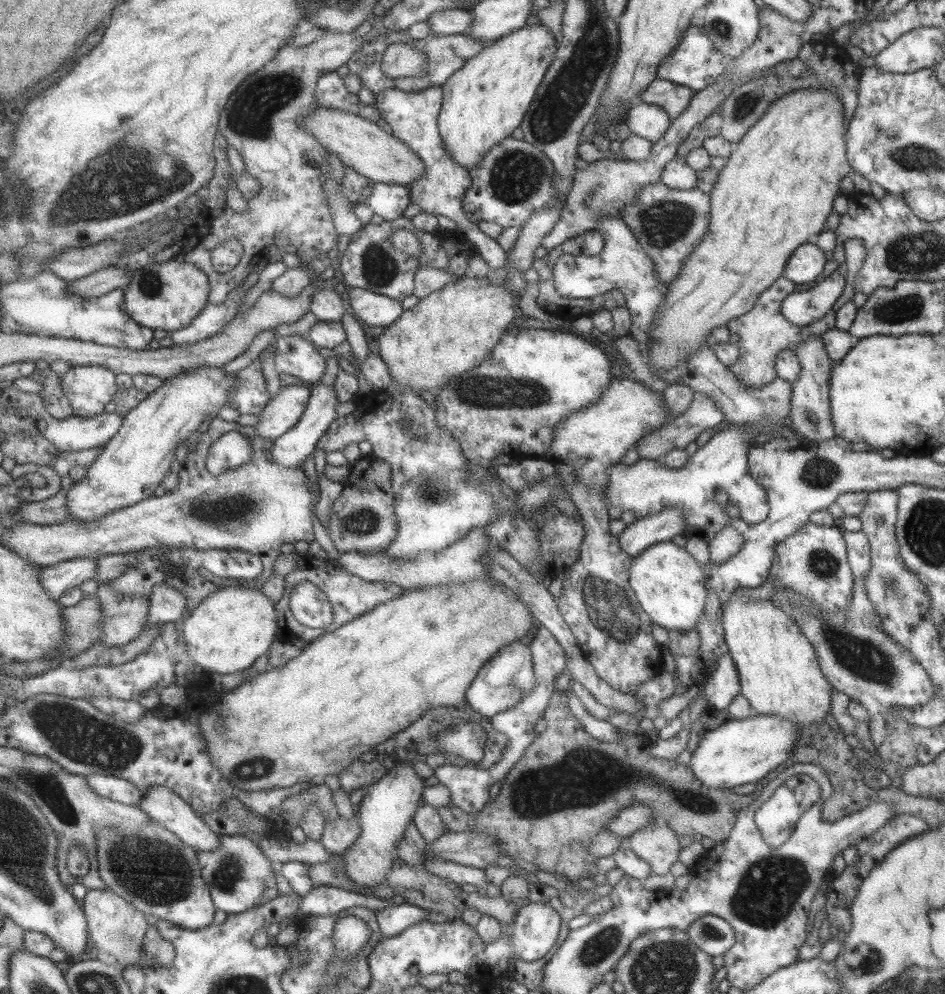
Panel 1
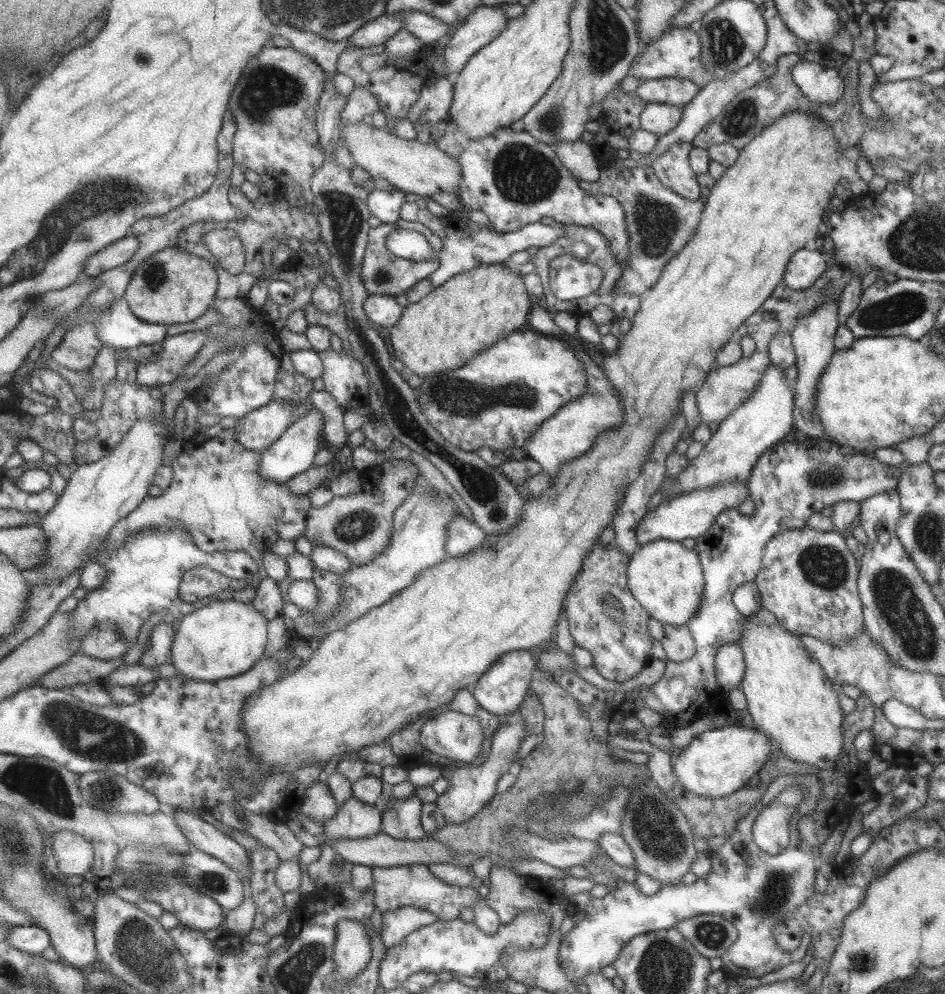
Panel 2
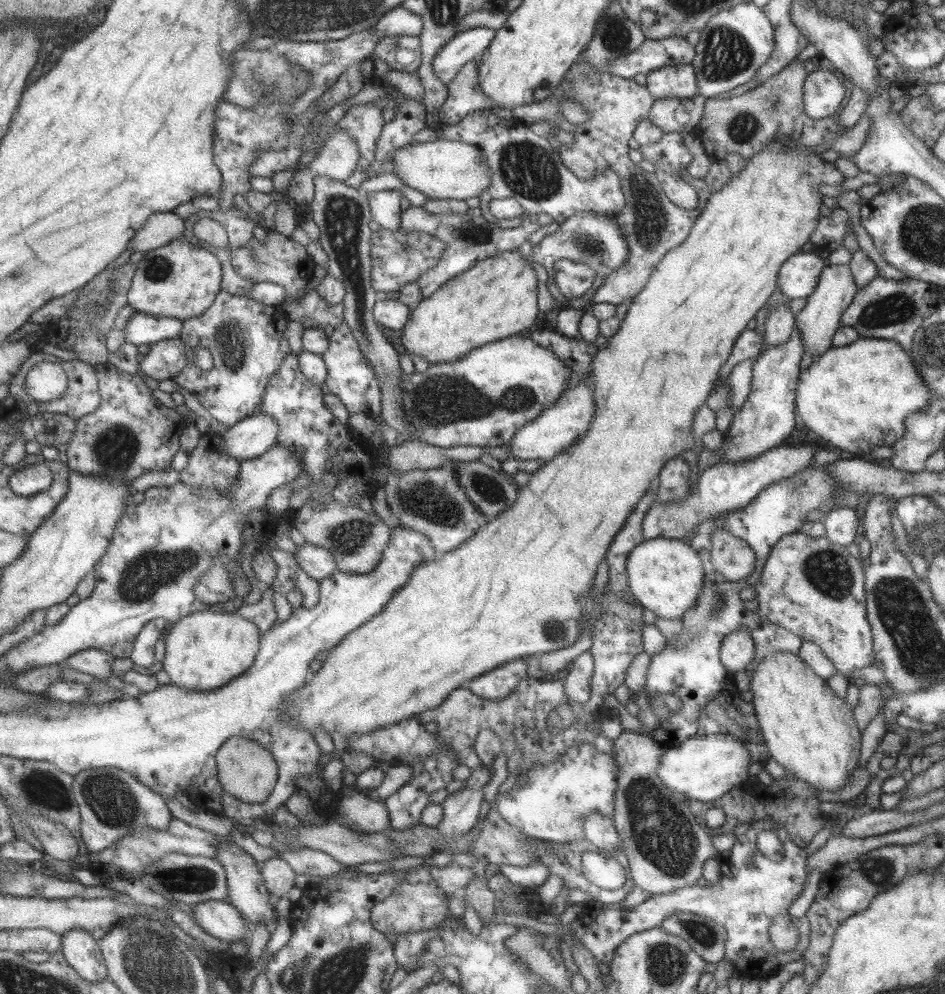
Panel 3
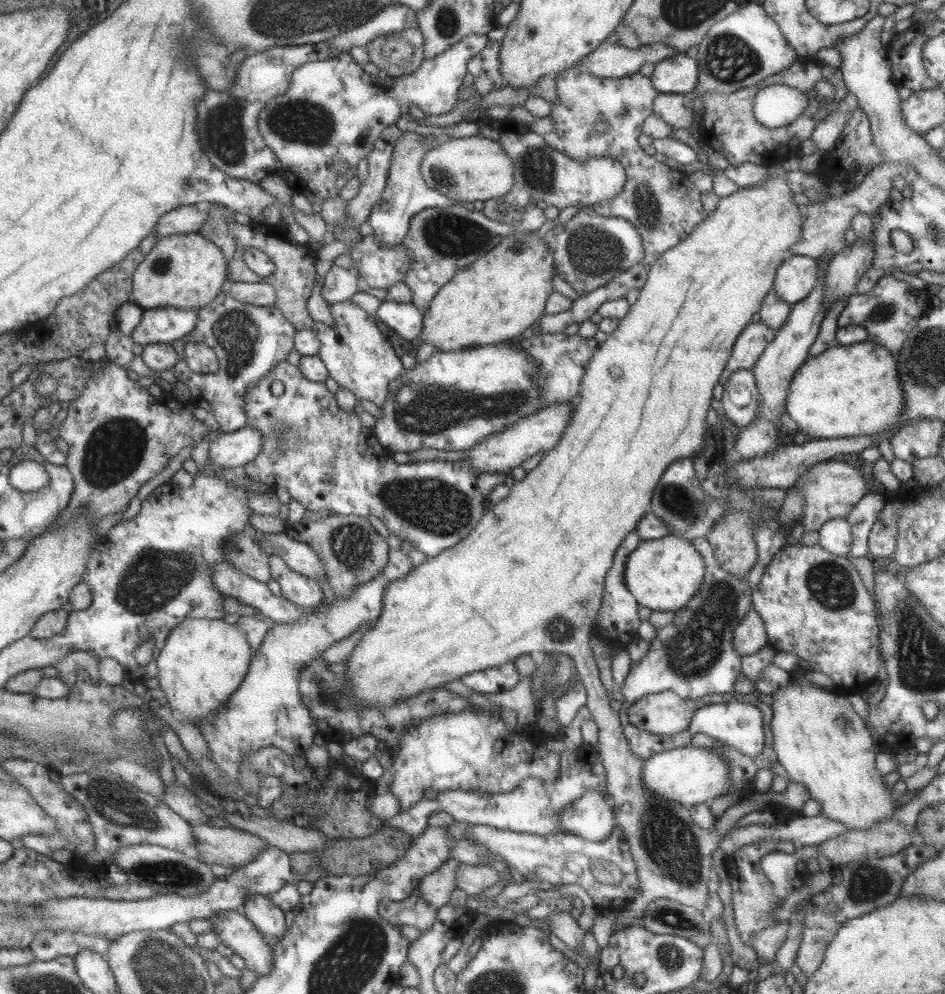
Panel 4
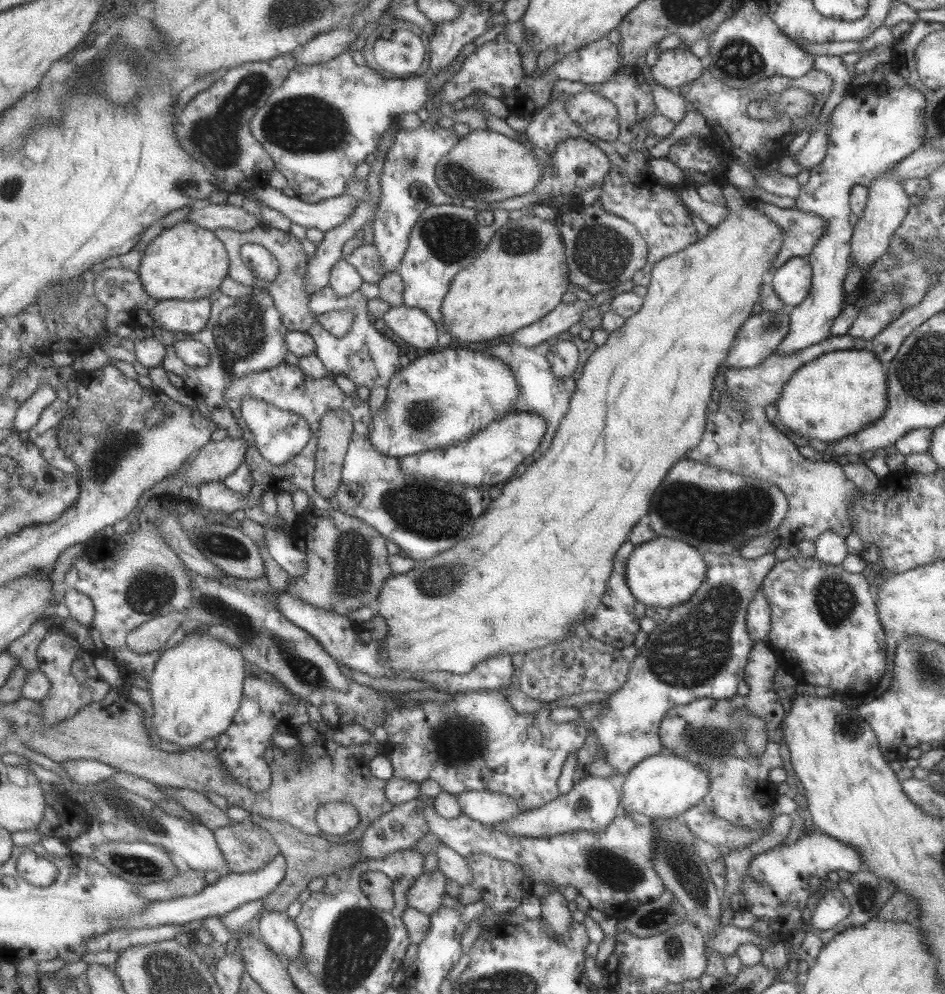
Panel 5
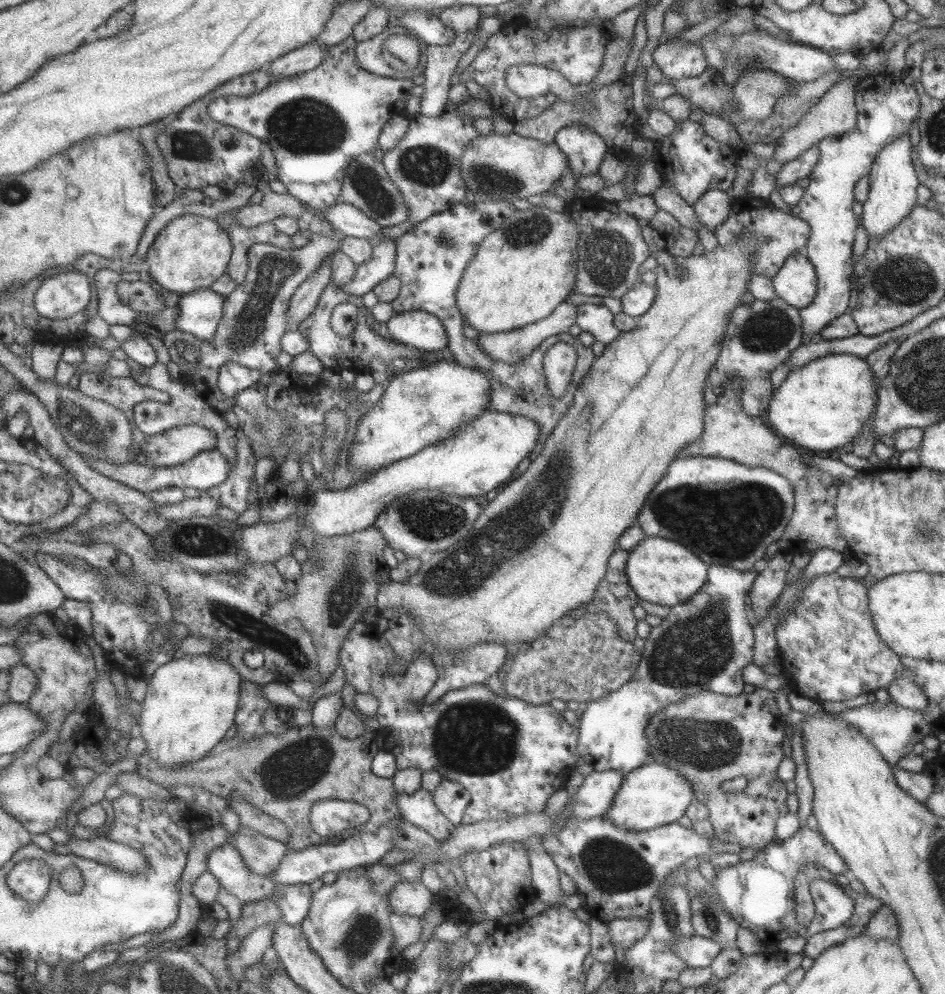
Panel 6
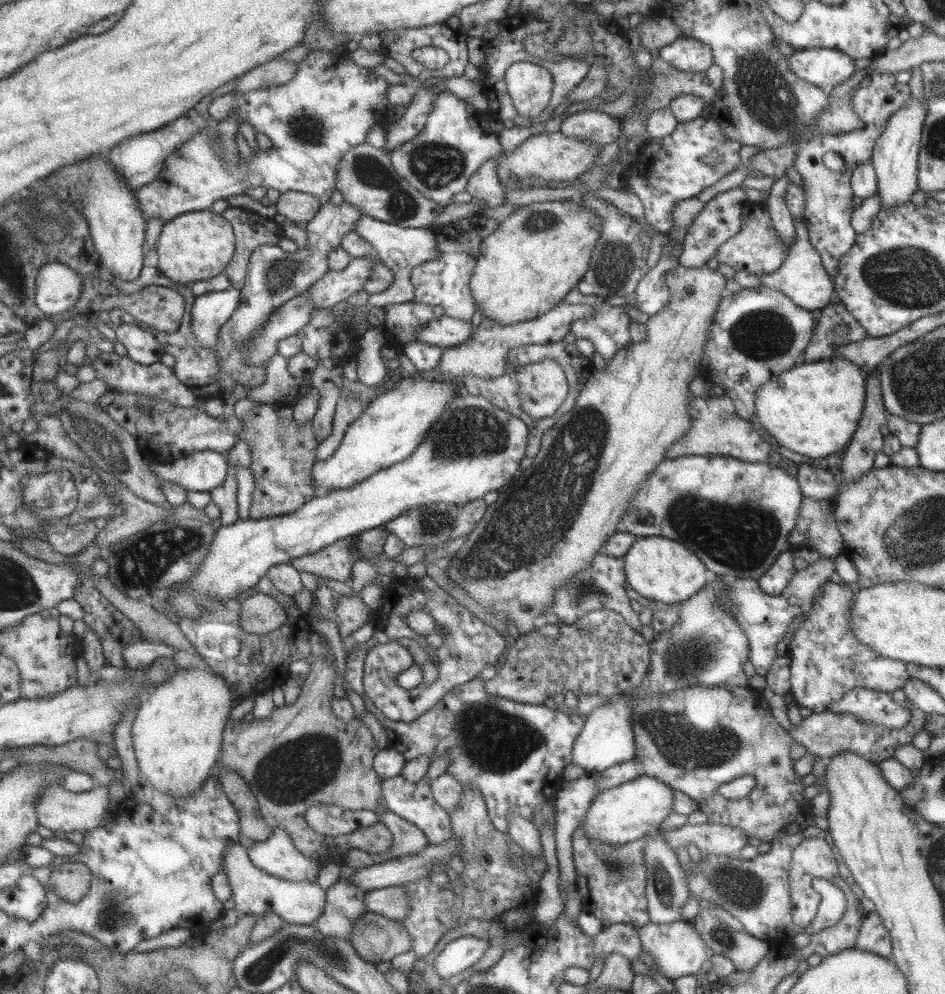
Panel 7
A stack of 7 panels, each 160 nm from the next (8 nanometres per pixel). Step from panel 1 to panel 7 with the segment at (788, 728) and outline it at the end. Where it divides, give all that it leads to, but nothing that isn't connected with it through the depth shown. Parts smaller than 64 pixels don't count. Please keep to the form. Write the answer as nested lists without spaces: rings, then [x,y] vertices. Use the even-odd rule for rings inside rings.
[[[639,775],[634,779],[597,793],[580,826],[591,840],[611,845],[625,844],[653,836],[659,825],[673,812],[673,789],[657,777]]]

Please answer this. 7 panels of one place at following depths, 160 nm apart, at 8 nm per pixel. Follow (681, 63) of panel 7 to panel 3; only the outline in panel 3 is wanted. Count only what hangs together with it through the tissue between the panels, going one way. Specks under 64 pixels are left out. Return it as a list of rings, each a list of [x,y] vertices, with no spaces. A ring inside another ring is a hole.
[[[691,63],[662,66],[648,72],[644,87],[654,100],[671,97],[691,98],[699,94]]]

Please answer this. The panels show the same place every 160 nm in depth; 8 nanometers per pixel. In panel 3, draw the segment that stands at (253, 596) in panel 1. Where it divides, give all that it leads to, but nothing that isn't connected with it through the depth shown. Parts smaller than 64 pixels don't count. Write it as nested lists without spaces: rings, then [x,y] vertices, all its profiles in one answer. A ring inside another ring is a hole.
[[[209,609],[183,617],[170,626],[165,640],[164,670],[171,682],[187,690],[219,690],[254,664],[261,632],[250,620],[232,611]]]

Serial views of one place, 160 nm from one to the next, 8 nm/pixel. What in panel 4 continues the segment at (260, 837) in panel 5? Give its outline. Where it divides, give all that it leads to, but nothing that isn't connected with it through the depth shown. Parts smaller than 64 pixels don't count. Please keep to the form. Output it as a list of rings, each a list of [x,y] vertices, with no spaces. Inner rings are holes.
[[[191,823],[195,828],[197,856],[206,863],[224,866],[243,866],[253,861],[263,849],[265,842],[257,835],[231,828],[217,828],[209,824]]]

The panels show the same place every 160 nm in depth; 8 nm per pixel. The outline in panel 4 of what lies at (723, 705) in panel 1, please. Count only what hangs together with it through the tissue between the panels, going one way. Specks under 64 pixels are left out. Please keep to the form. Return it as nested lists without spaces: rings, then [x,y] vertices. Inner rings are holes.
[[[752,608],[733,629],[731,646],[739,657],[755,654],[760,648],[767,645],[767,635],[763,621]]]

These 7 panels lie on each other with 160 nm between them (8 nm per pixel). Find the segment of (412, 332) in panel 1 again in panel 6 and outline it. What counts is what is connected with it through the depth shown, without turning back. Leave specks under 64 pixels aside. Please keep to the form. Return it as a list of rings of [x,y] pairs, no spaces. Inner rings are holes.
[[[542,206],[513,211],[499,229],[482,239],[473,259],[465,266],[454,304],[462,320],[479,333],[491,334],[507,332],[549,316],[574,291],[577,238],[579,230],[575,221],[563,211],[551,211]]]

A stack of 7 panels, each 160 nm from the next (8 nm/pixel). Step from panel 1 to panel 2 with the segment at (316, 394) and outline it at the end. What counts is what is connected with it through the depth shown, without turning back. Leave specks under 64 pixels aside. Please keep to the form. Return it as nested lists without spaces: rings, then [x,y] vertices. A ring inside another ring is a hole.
[[[311,407],[301,418],[293,420],[293,424],[269,448],[261,451],[258,472],[265,480],[272,483],[286,483],[290,477],[307,470],[313,464],[313,456],[320,448],[318,440],[322,432],[323,416],[315,407]]]

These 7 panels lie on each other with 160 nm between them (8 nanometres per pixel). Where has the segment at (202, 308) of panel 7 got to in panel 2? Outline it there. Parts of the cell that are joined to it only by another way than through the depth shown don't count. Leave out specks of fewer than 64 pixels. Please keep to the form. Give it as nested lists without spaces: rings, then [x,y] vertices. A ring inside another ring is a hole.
[[[126,298],[117,299],[111,306],[106,308],[97,322],[98,337],[103,340],[104,346],[113,346],[115,349],[135,351],[138,346],[151,345],[164,342],[167,336],[168,325],[147,322],[131,310],[130,303]]]

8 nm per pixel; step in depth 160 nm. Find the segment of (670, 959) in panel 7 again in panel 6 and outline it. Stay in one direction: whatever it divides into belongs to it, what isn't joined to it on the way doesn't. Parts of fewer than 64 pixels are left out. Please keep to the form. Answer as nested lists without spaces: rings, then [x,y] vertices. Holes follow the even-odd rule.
[[[688,936],[672,942],[672,951],[691,969],[709,967],[722,948],[704,936]]]

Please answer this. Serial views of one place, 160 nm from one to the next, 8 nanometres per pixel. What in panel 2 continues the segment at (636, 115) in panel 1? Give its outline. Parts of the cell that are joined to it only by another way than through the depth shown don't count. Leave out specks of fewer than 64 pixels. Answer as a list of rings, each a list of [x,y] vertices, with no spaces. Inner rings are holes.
[[[646,103],[640,112],[639,129],[651,134],[664,135],[679,122],[682,106],[669,106],[663,103]]]

